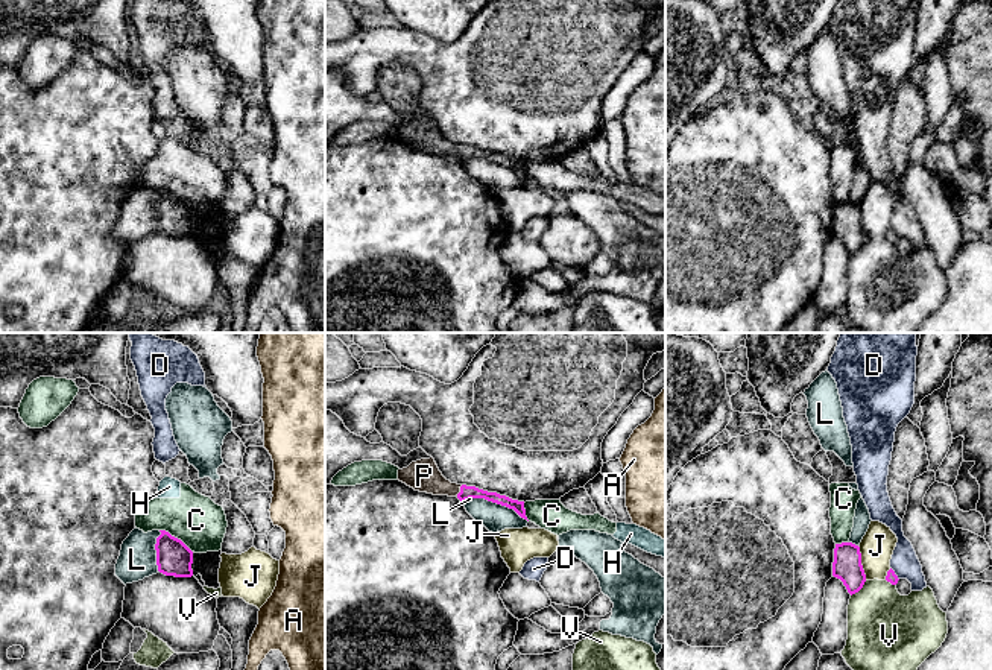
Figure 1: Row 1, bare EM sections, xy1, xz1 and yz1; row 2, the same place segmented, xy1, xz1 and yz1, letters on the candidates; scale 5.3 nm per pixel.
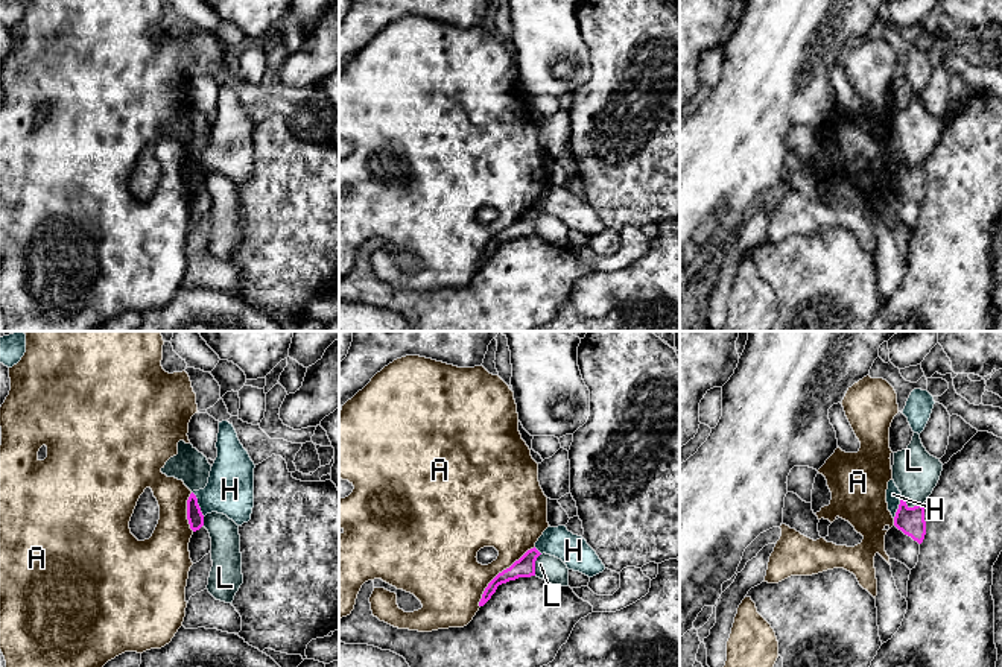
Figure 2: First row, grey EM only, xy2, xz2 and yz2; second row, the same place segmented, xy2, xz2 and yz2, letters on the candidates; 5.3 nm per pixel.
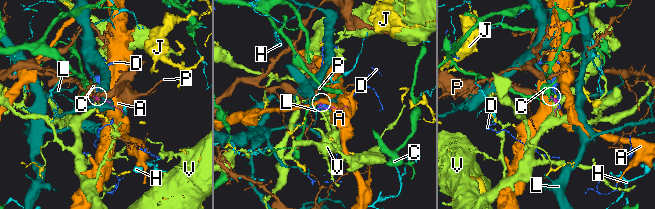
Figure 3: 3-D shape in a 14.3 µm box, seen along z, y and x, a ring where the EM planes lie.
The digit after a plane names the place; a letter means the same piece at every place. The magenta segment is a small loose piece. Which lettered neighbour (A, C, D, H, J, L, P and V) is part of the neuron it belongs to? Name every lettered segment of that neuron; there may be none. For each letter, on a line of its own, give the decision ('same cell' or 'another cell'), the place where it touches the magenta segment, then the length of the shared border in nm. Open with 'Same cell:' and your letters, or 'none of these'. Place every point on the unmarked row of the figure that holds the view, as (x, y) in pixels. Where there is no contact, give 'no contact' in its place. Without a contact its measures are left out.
Same cell: P
A: another cell; meets magenta in xz2 at (499, 233); contact 440 nm long
C: another cell; meets magenta in xy1 at (176, 198); contact 220 nm long
D: another cell; meets magenta in yz1 at (894, 233); contact 80 nm long
H: another cell; meets magenta in xy2 at (198, 164); contact 140 nm long
J: another cell; meets magenta in yz1 at (860, 222); contact 190 nm long
L: another cell; meets magenta in xz1 at (496, 161); contact 360 nm long
P: same cell; meets magenta in xz1 at (461, 151); contact 70 nm long
V: another cell; meets magenta in yz1 at (859, 249); contact 120 nm long

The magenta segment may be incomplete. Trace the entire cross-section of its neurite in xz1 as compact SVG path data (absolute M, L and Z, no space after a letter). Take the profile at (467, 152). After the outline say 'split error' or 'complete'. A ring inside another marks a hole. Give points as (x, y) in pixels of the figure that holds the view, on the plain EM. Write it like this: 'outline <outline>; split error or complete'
outline M433 117L412 122L407 128L398 129L396 140L406 143L415 150L433 155L457 156L460 161L469 158L485 158L513 169L521 178L527 179L524 161L512 160L497 152L488 152L475 146L451 143L442 135Z; split error

